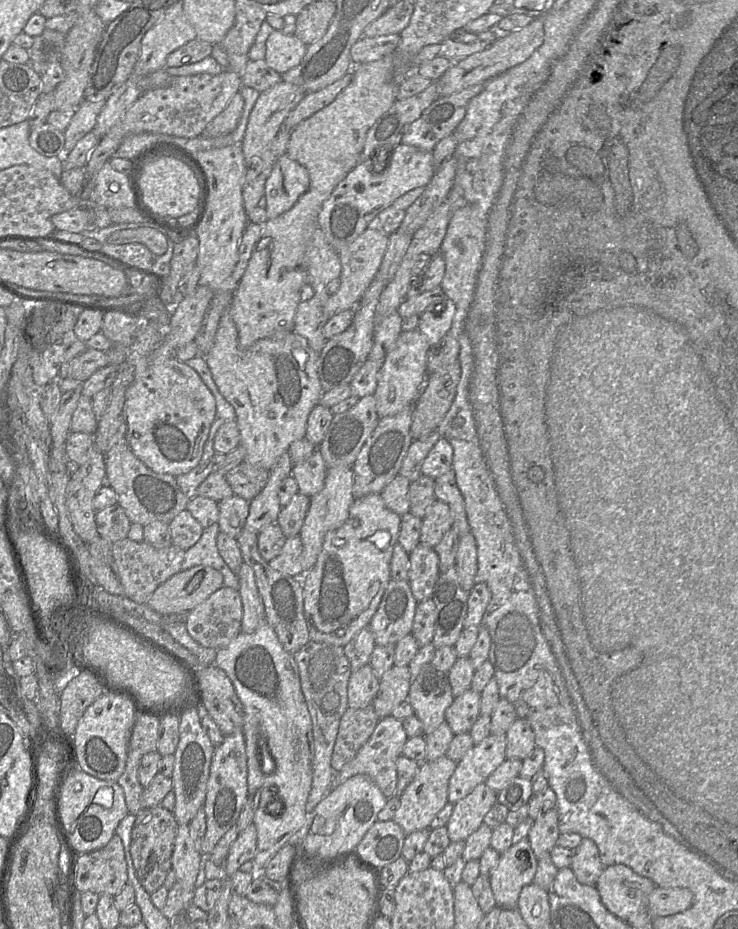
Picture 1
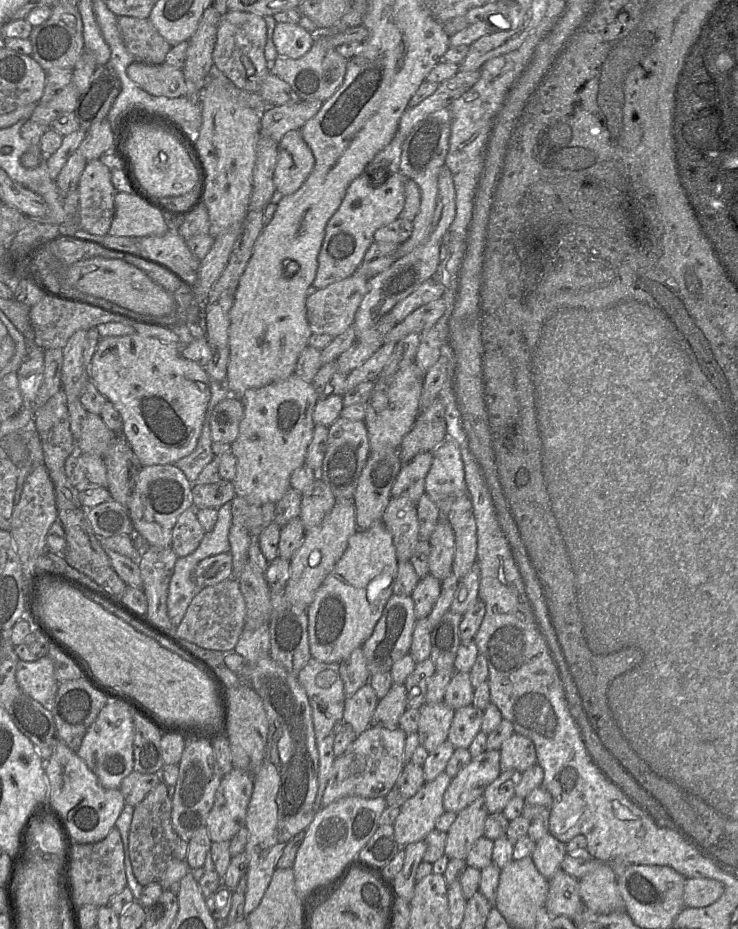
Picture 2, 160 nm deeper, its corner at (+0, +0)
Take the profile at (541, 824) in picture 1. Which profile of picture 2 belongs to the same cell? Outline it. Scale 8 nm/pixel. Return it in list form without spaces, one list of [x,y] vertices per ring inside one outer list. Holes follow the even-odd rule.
[[[548,833],[536,842],[531,857],[538,871],[549,880],[557,870],[561,869],[567,853],[566,844]]]

